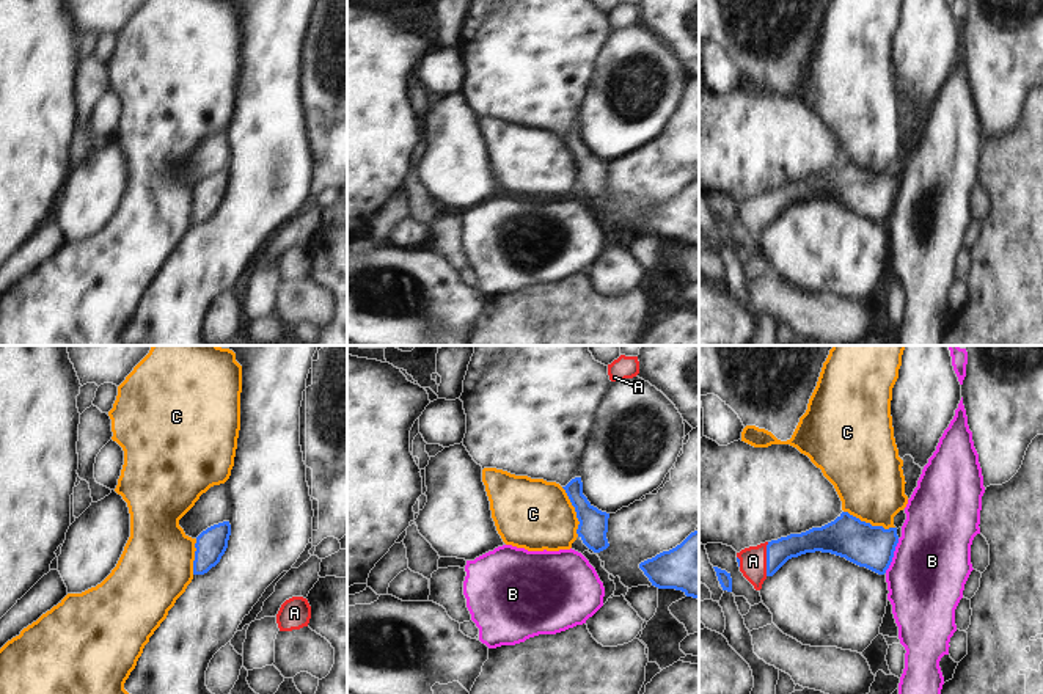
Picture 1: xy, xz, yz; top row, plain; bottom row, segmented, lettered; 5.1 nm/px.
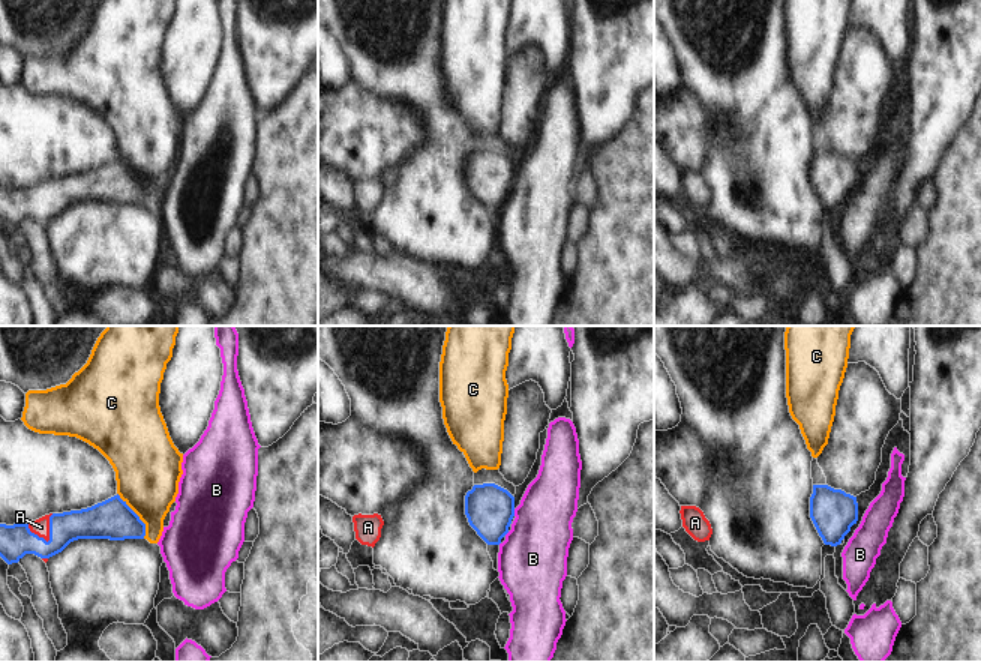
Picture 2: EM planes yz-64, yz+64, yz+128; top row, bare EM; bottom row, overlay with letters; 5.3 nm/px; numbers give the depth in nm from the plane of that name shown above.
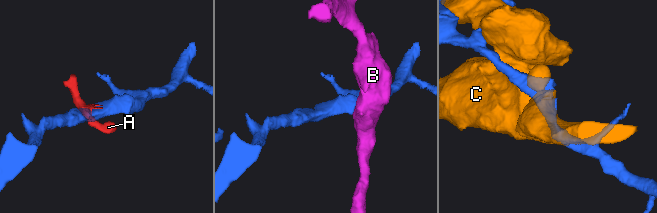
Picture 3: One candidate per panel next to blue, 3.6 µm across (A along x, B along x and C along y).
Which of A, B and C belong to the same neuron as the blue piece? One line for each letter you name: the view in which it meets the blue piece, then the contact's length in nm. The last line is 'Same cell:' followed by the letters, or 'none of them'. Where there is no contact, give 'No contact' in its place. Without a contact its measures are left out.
A: Touches blue in yz. Shared border 180 nm
Same cell: A.

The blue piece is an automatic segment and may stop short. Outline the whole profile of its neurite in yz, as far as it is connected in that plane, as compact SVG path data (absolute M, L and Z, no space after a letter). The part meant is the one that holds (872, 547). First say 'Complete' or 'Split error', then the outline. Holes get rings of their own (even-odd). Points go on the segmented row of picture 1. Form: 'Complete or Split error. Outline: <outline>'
Split error. Outline: M842 512L822 528L745 548L737 553L737 562L743 576L756 590L760 590L763 581L789 559L815 551L845 557L859 567L884 575L897 543L897 528L872 526L848 512Z

